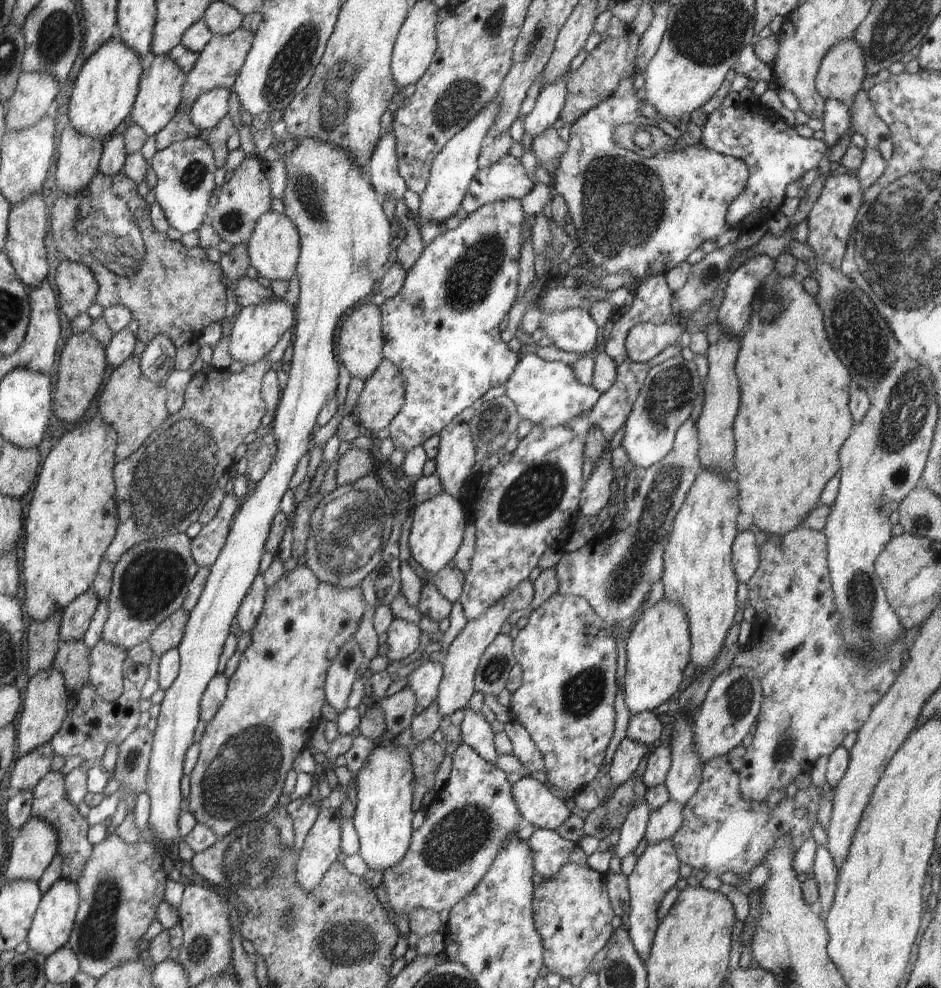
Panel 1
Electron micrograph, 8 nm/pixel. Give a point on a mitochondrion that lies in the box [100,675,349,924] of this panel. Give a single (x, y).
(237, 782)

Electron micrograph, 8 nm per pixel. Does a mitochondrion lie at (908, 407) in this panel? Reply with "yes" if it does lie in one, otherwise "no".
yes

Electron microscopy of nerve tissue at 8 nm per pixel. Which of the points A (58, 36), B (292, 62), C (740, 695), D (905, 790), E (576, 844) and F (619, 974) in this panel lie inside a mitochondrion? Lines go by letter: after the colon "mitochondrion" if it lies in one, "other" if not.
A: mitochondrion
B: mitochondrion
C: mitochondrion
D: other
E: other
F: mitochondrion

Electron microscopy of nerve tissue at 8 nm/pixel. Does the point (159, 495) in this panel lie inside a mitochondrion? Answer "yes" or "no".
yes

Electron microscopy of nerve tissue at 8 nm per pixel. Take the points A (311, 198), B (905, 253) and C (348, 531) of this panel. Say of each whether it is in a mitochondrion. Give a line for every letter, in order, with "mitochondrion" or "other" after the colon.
A: mitochondrion
B: mitochondrion
C: mitochondrion

